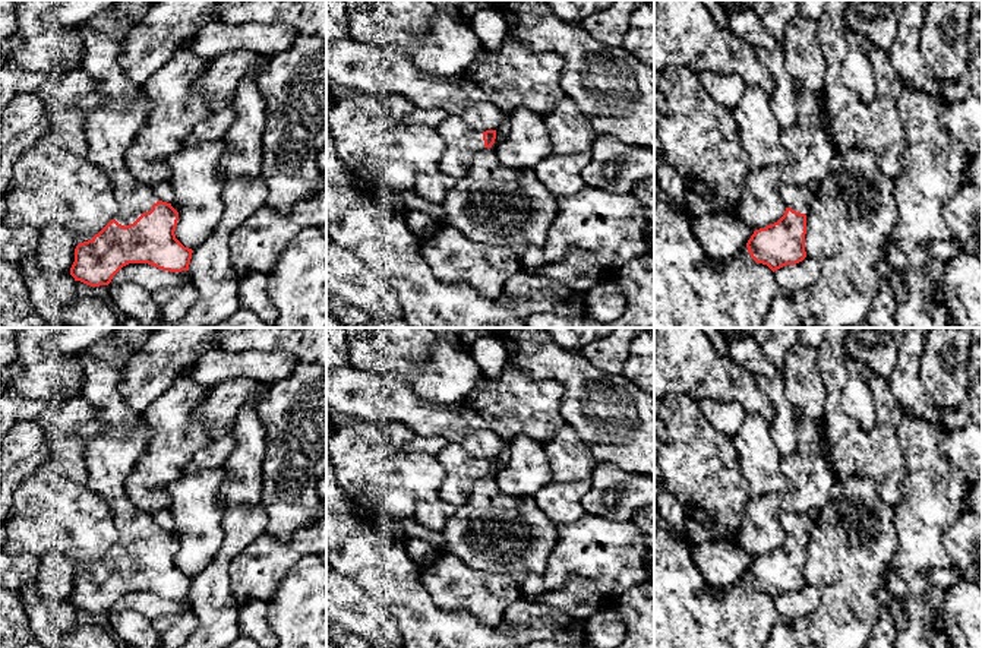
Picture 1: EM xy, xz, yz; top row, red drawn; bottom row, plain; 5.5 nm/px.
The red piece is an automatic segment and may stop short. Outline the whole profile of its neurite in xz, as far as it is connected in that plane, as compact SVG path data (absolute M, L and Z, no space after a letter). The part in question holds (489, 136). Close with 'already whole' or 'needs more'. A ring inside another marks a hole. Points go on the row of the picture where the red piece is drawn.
M448 116L436 130L445 140L439 171L458 180L465 176L473 157L484 148L492 148L496 139L496 130L474 130L457 116Z | needs more

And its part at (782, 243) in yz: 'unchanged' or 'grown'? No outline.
grown

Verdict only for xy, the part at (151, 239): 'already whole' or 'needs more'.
needs more

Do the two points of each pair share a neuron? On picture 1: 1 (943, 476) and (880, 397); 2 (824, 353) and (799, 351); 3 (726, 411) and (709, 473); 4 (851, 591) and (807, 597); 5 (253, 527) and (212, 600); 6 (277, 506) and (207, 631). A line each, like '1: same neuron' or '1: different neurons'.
1: different neurons
2: different neurons
3: different neurons
4: different neurons
5: same neuron
6: different neurons

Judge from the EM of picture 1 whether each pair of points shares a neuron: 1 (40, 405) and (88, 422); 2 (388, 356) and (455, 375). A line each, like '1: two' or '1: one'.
1: two
2: one

